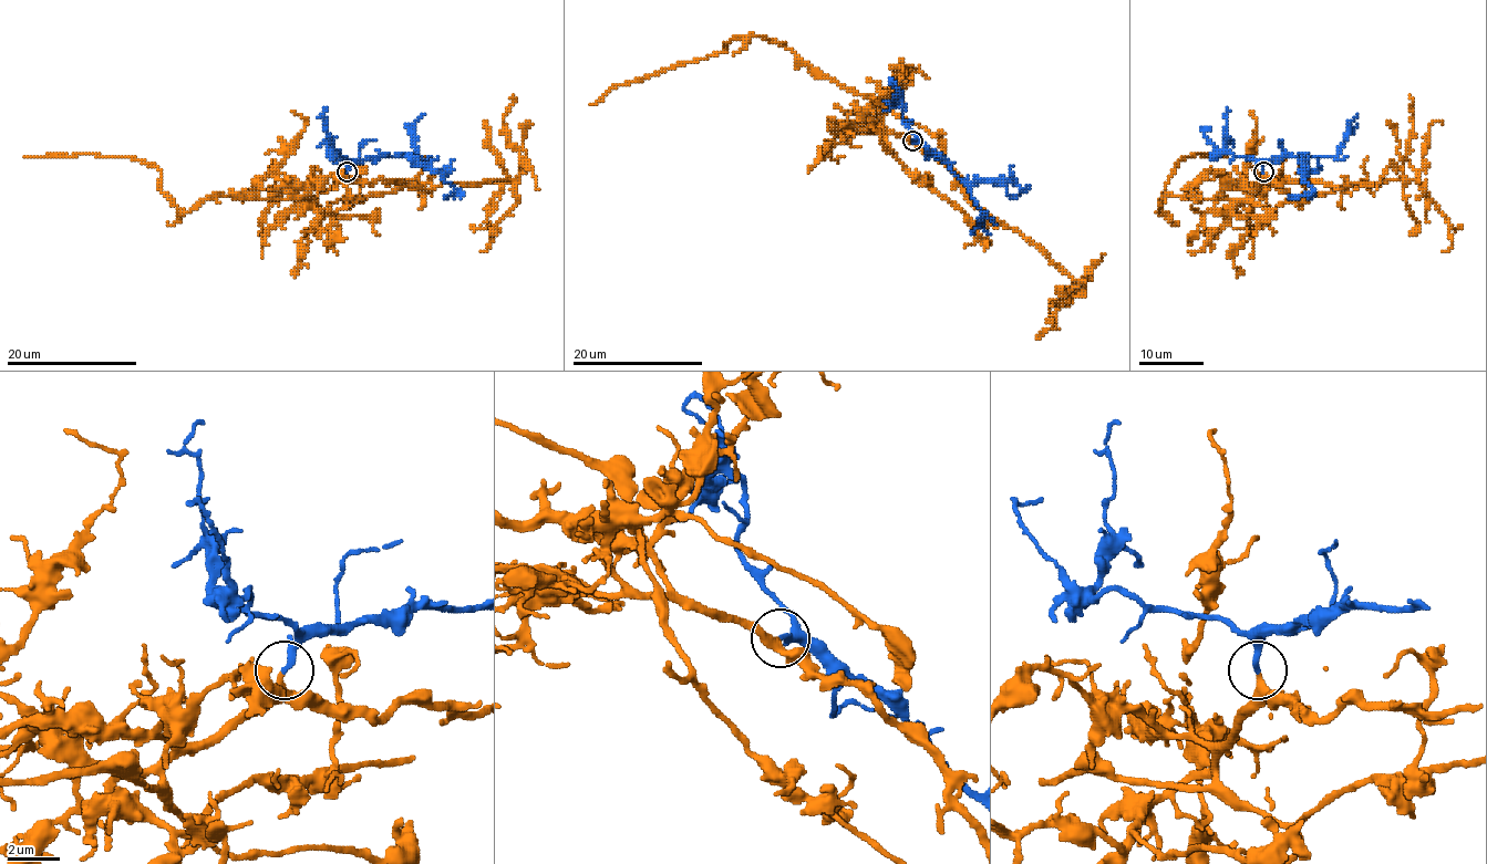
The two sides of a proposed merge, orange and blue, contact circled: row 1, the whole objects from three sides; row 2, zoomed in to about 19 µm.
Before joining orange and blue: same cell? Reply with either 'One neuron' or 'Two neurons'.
One neuron

